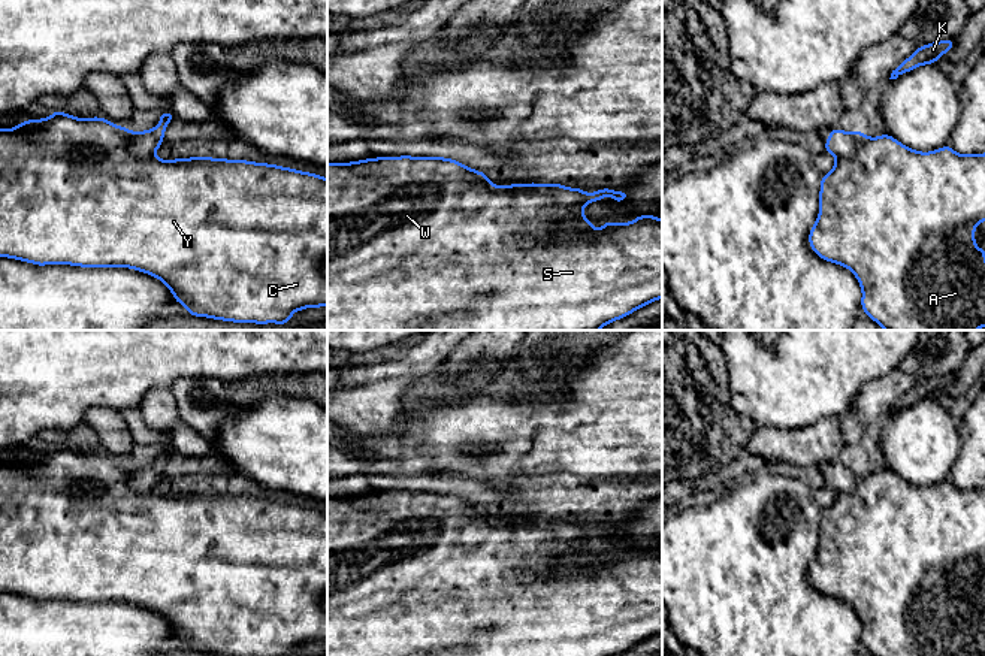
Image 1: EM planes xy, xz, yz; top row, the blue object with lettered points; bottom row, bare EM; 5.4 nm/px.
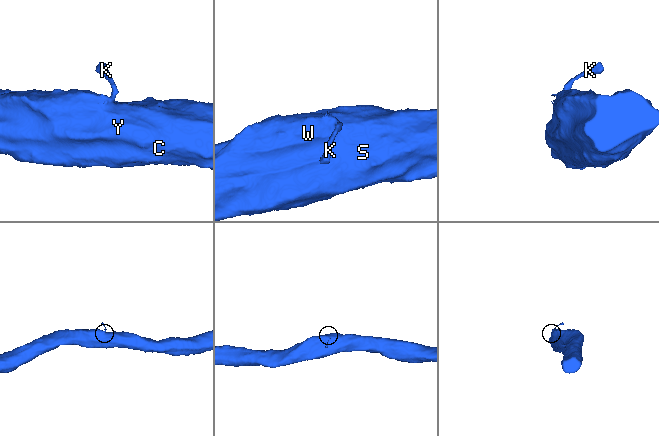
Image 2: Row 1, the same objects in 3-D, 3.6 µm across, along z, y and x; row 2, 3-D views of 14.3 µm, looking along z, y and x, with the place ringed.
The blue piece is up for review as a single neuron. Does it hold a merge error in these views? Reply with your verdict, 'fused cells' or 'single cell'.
fused cells

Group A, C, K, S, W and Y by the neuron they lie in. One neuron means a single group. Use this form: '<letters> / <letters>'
A C S W Y / K

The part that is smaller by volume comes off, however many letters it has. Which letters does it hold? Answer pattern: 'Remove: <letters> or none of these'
Remove: K

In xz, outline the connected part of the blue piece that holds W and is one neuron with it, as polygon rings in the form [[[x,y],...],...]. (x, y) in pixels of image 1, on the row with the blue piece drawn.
[[[375,157],[351,163],[327,163],[327,330],[599,330],[611,321],[622,320],[634,311],[662,299],[662,220],[655,215],[638,215],[631,223],[604,221],[604,226],[593,230],[595,221],[583,215],[587,203],[611,196],[614,203],[626,200],[629,191],[614,191],[611,187],[586,193],[580,187],[568,188],[563,184],[508,184],[495,185],[484,172],[471,169],[463,163],[445,157]]]

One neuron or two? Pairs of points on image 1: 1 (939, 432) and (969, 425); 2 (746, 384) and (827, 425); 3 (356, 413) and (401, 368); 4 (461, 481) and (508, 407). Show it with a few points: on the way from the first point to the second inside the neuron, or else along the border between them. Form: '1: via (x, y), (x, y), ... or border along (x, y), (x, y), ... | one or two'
1: border along (958, 422), (960, 453), (954, 462) | two
2: border along (839, 416), (824, 416), (810, 425), (783, 429) | two
3: via (366, 402), (390, 378) | one
4: border along (429, 472), (459, 472), (498, 484) | two

